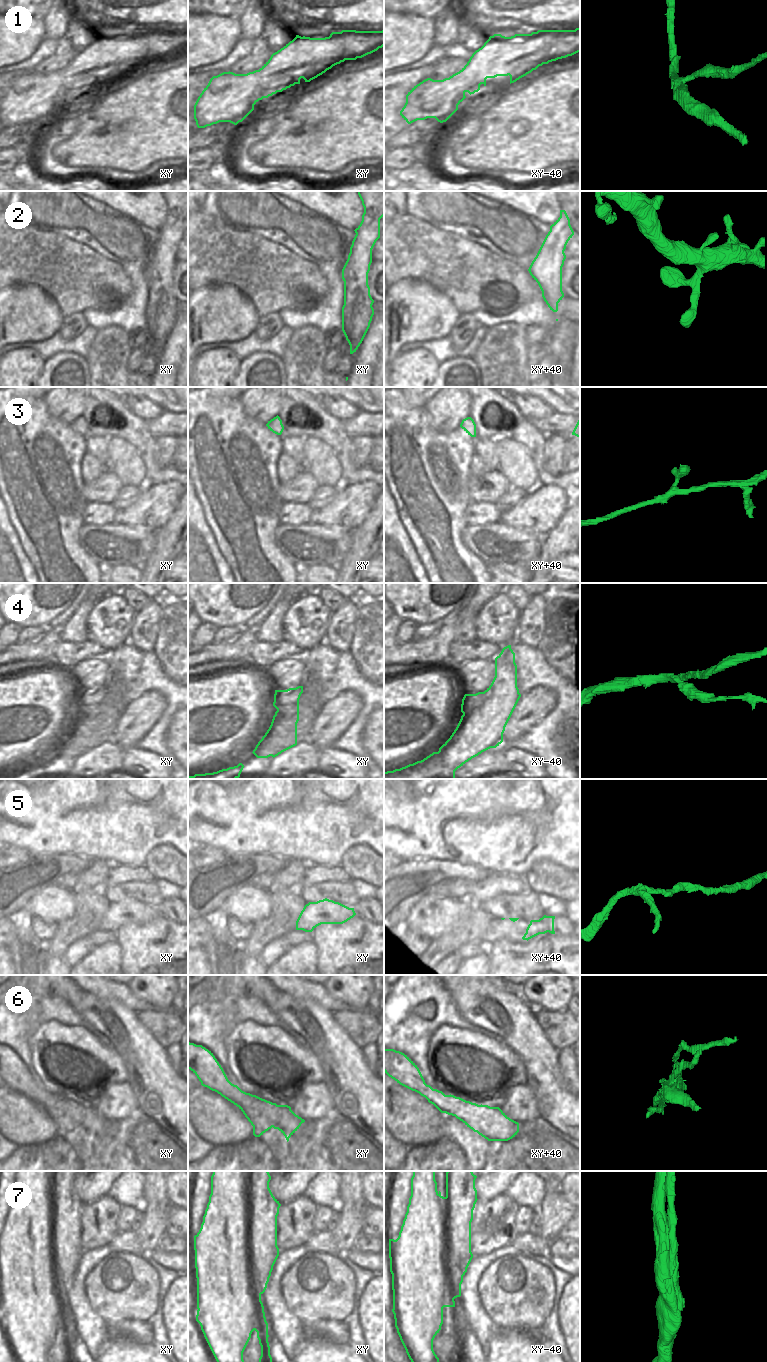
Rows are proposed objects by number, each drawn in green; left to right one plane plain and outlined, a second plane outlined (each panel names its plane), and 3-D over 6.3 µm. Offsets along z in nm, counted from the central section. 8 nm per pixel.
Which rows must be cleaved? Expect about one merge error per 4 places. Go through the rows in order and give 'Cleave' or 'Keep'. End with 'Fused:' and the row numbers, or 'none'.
1: Cleave
2: Keep
3: Keep
4: Cleave
5: Keep
6: Cleave
7: Keep
Fused: 1, 4, 6.

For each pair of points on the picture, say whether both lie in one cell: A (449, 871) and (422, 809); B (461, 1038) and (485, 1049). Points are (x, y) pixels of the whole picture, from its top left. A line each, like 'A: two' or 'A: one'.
A: two
B: one

